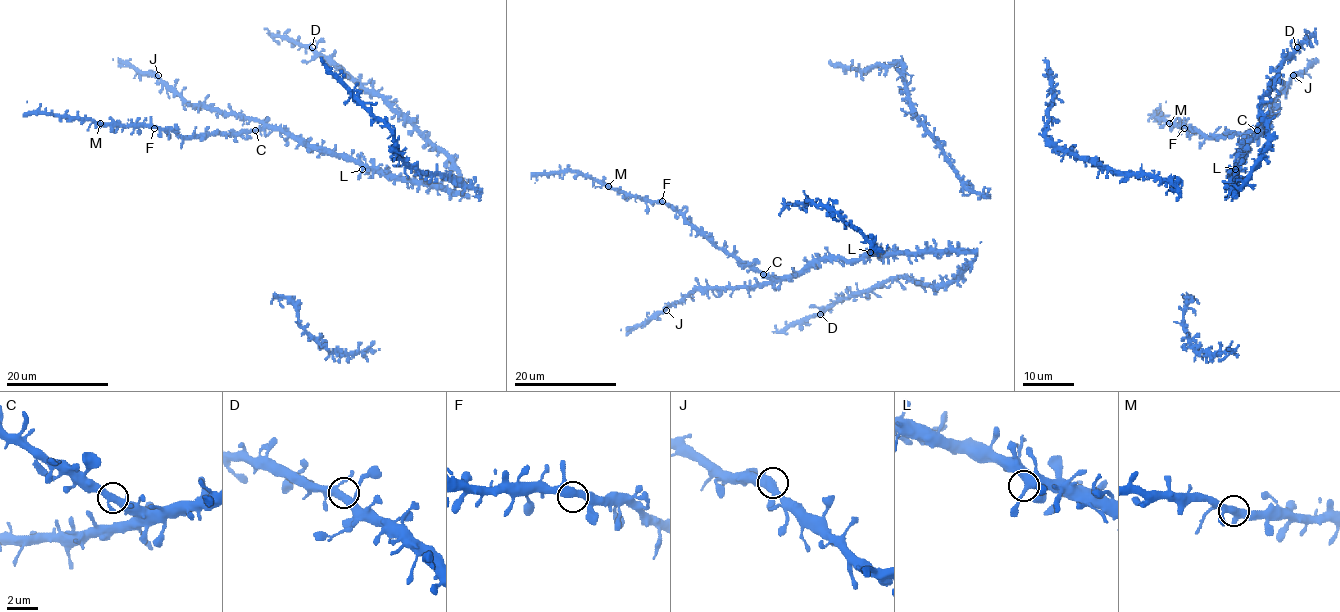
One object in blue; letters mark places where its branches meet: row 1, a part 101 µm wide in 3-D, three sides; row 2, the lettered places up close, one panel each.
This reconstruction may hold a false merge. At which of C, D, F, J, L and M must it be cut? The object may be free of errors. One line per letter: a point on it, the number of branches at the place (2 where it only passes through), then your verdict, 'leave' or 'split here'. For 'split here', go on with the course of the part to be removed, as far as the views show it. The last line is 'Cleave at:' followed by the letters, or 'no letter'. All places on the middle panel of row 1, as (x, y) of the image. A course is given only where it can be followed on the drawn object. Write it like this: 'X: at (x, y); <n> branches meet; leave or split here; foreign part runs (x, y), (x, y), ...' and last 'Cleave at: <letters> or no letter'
C: at (763, 274); 3 branches meet; leave
D: at (820, 314); 3 branches meet; leave
F: at (662, 201); 3 branches meet; leave
J: at (666, 310); 3 branches meet; leave
L: at (870, 252); 3 branches meet; leave
M: at (608, 186); 3 branches meet; leave
Cleave at: no letter

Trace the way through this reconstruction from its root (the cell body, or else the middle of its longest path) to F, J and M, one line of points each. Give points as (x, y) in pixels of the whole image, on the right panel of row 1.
F: (1239, 170), (1241, 151), (1261, 128), (1249, 133), (1223, 133), (1212, 137), (1203, 137), (1195, 130), (1184, 128)
J: (1239, 170), (1241, 151), (1258, 134), (1270, 116), (1270, 105), (1293, 75)
M: (1239, 170), (1241, 151), (1261, 128), (1249, 133), (1203, 137), (1194, 129), (1168, 123)

